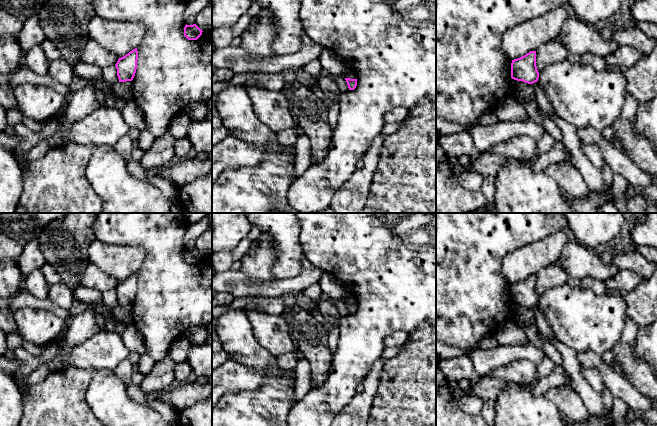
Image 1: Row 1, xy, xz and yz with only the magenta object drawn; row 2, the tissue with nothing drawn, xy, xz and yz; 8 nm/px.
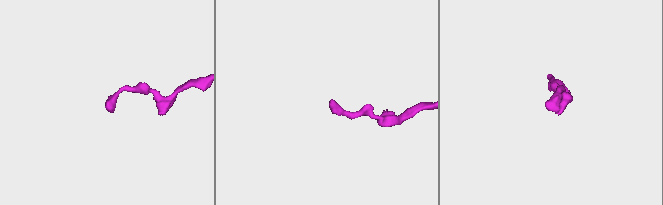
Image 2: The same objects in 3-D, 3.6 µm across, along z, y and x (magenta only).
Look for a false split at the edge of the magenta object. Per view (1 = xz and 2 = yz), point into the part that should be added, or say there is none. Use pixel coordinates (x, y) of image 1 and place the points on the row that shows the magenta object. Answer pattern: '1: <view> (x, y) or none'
1: none
2: none

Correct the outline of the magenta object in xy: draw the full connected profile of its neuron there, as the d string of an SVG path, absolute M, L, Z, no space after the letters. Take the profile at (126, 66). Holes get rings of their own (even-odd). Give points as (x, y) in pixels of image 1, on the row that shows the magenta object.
M137 48L118 59L115 64L119 82L132 81L137 69L138 51Z

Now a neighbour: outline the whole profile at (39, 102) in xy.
M18 84L13 93L23 116L41 123L62 114L67 104L65 96L43 84Z

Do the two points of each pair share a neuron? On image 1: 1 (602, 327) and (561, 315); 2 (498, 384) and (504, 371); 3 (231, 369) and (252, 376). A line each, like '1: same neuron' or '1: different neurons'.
1: same neuron
2: different neurons
3: same neuron

